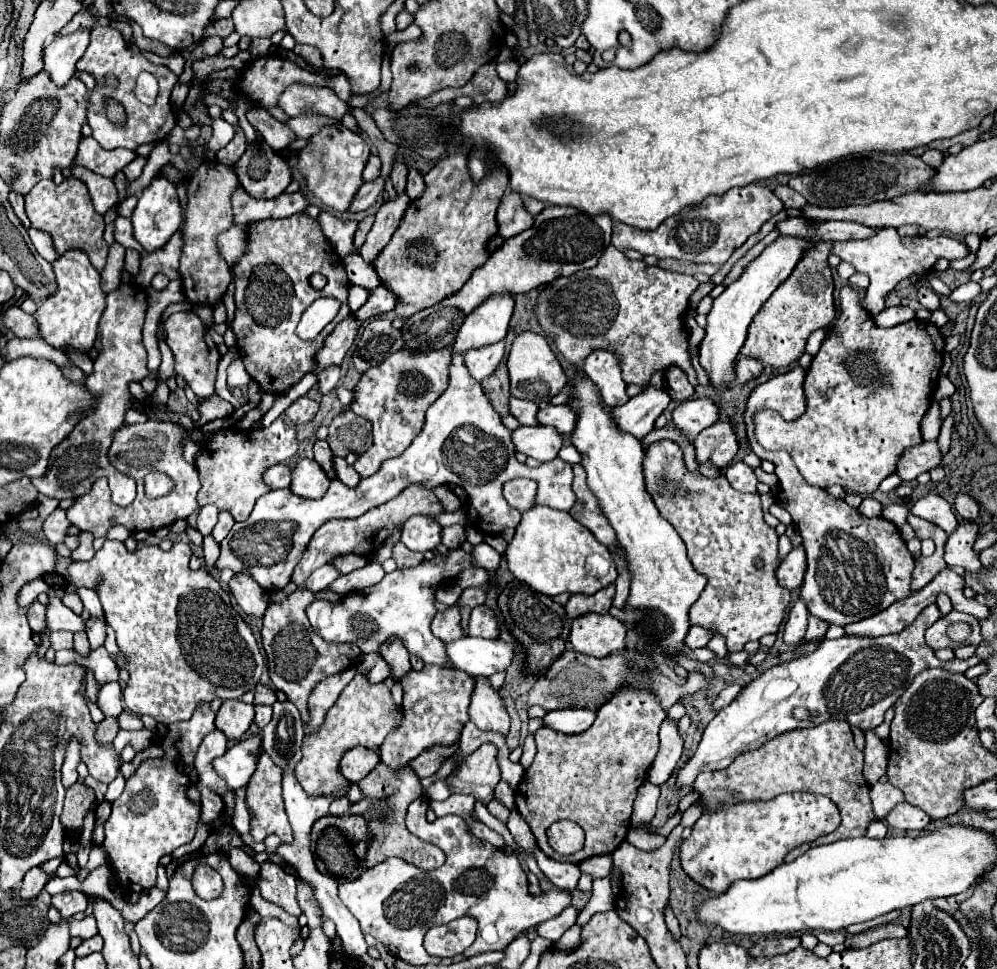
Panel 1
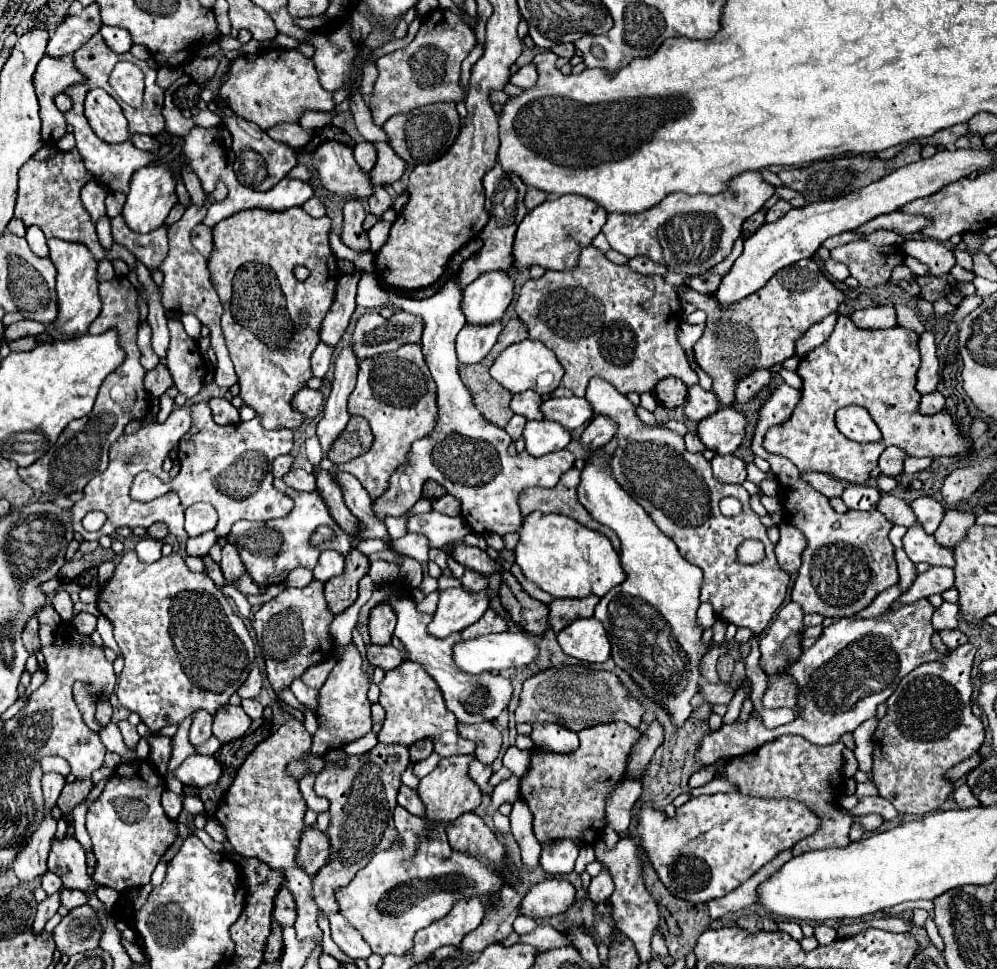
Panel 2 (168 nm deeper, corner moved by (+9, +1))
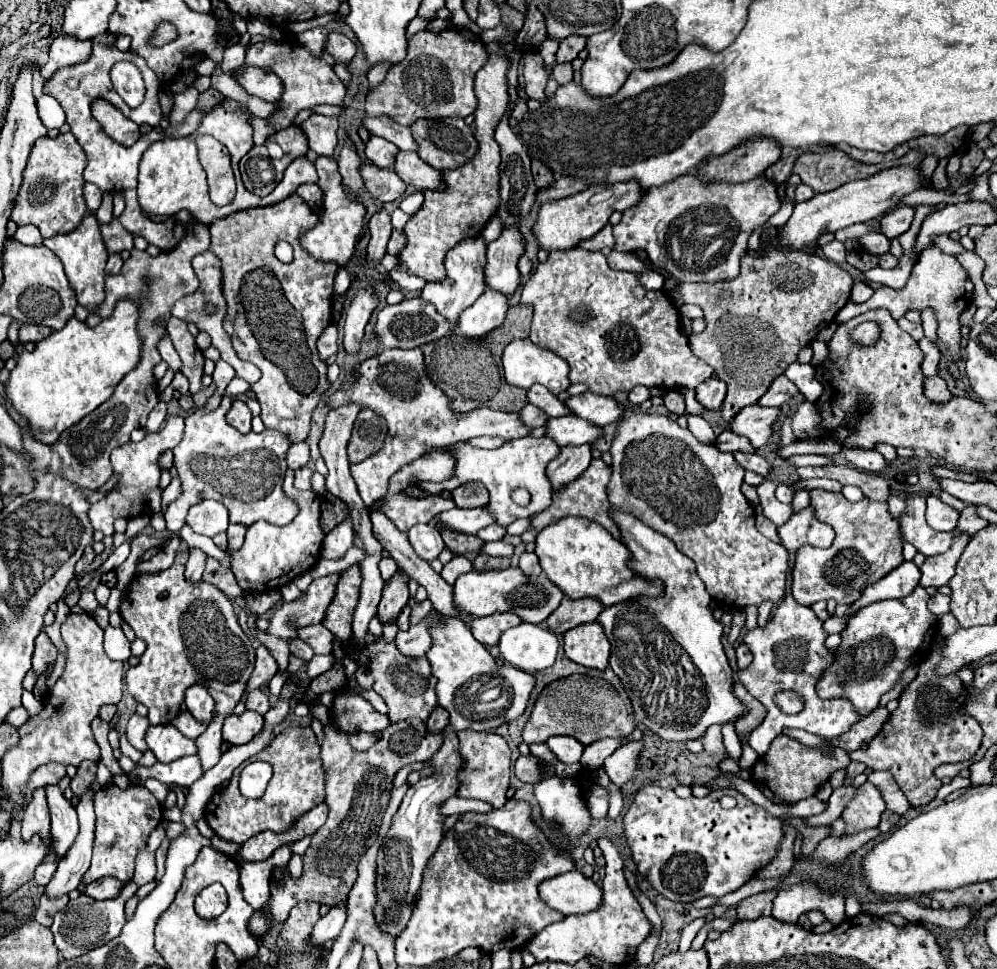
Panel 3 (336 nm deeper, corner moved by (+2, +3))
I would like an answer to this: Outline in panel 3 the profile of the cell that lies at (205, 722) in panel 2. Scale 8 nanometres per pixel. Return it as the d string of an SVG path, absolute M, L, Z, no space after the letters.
M201 685L189 687L189 691L185 691L185 705L187 705L189 713L201 725L209 725L211 723L211 719L213 719L213 699L205 691L205 687L201 687Z

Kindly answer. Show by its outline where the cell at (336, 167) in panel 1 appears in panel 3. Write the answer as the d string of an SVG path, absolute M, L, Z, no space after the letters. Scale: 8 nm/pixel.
M361 165L359 173L365 181L367 191L383 203L399 199L407 189L407 185L391 169L381 169L377 165Z

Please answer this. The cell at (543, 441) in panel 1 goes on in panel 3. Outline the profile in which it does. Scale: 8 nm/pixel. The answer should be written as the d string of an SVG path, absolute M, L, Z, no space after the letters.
M565 415L557 419L549 419L547 425L547 437L553 439L559 447L569 447L569 445L583 445L583 443L593 443L597 437L601 437L601 429L579 419L577 415Z

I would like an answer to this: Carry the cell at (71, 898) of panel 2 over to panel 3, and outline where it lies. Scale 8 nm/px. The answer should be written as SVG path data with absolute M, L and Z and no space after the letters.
M103 877L103 879L97 879L97 881L89 883L89 885L85 885L83 893L87 897L91 897L91 899L97 899L97 901L101 901L101 899L113 899L113 895L117 895L117 891L123 885L125 883L121 883L121 881L113 879L113 877Z

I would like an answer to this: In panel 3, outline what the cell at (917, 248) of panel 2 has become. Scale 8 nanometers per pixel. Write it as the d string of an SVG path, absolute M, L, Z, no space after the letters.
M929 245L927 249L923 249L923 253L919 255L919 261L915 263L913 271L909 276L909 281L905 285L905 289L895 291L889 287L881 287L879 291L873 293L873 297L865 303L847 303L837 315L837 323L845 323L861 313L873 311L873 309L887 309L891 313L893 319L903 317L909 309L925 309L925 307L933 307L933 311L937 313L937 321L939 321L939 339L947 345L947 349L951 351L953 359L959 359L959 341L961 341L961 323L959 323L959 313L971 303L971 295L973 295L973 283L967 277L967 271L961 267L961 263L957 261L957 257L953 255L945 255L937 245Z

